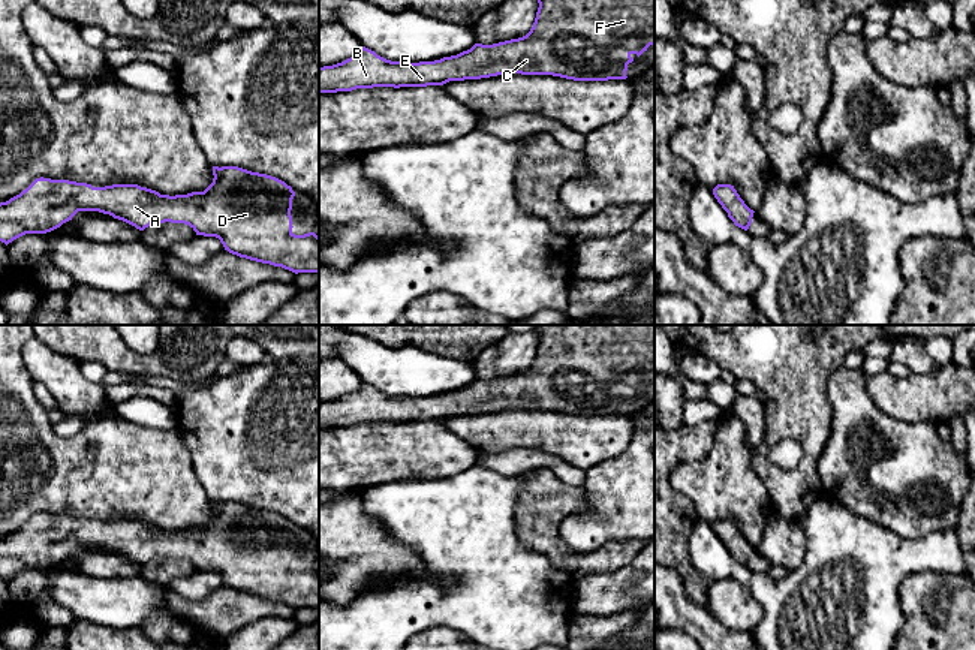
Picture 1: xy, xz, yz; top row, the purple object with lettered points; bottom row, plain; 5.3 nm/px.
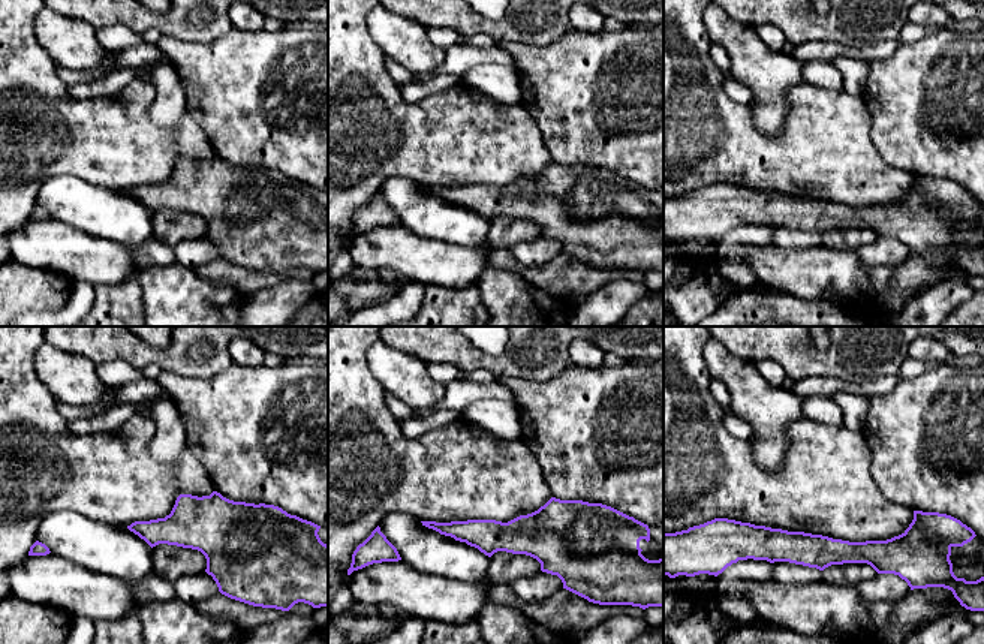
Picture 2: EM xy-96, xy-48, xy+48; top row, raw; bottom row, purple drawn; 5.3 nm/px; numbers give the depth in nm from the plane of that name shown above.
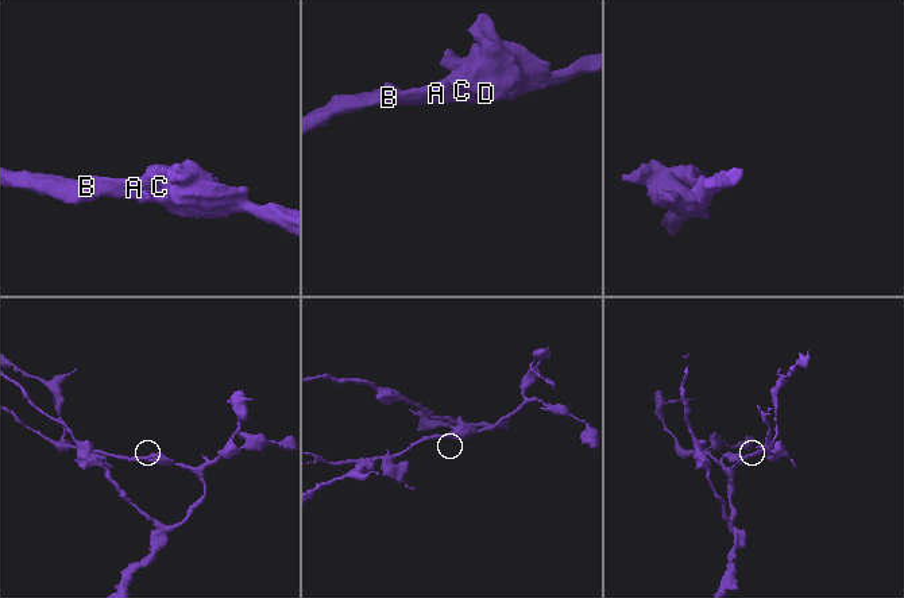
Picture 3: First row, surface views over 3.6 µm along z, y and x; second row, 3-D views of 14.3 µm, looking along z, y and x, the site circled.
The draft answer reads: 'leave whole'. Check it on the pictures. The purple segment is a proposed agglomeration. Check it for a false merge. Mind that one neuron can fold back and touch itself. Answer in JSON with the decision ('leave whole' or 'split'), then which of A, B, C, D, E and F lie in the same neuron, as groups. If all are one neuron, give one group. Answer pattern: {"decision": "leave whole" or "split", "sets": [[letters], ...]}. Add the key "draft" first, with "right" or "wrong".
{"draft": "right", "decision": "leave whole", "sets": [["A", "B", "C", "D", "E", "F"]]}

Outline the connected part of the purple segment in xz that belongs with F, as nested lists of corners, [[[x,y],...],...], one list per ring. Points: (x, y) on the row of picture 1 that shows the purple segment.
[[[538,0],[539,7],[536,12],[536,18],[530,31],[518,39],[511,39],[493,45],[482,45],[475,43],[470,49],[463,51],[457,55],[443,57],[434,61],[419,61],[419,63],[409,63],[409,61],[391,61],[374,51],[362,46],[355,57],[350,57],[341,63],[332,66],[319,67],[319,93],[337,93],[337,91],[352,91],[356,88],[373,88],[373,87],[427,87],[427,85],[443,85],[449,81],[464,81],[464,79],[481,79],[490,78],[505,73],[521,73],[521,75],[553,75],[574,81],[608,81],[608,79],[626,79],[628,64],[634,61],[631,57],[637,54],[638,57],[647,51],[650,45],[654,45],[654,0]]]

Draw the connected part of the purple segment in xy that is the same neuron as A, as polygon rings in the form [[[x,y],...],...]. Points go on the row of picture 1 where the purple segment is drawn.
[[[213,166],[213,183],[204,192],[160,195],[138,184],[93,187],[69,180],[36,178],[25,190],[0,202],[0,241],[6,246],[25,234],[46,234],[72,220],[78,211],[99,211],[139,231],[165,222],[189,225],[196,235],[216,237],[240,258],[282,267],[295,274],[319,273],[319,237],[292,232],[295,192],[285,181],[238,166]]]

